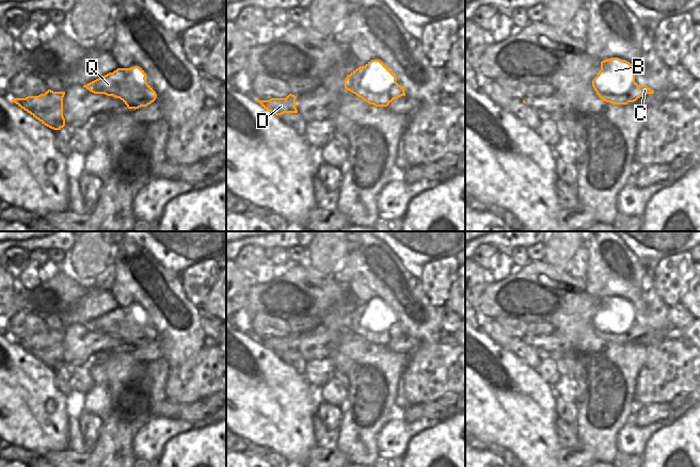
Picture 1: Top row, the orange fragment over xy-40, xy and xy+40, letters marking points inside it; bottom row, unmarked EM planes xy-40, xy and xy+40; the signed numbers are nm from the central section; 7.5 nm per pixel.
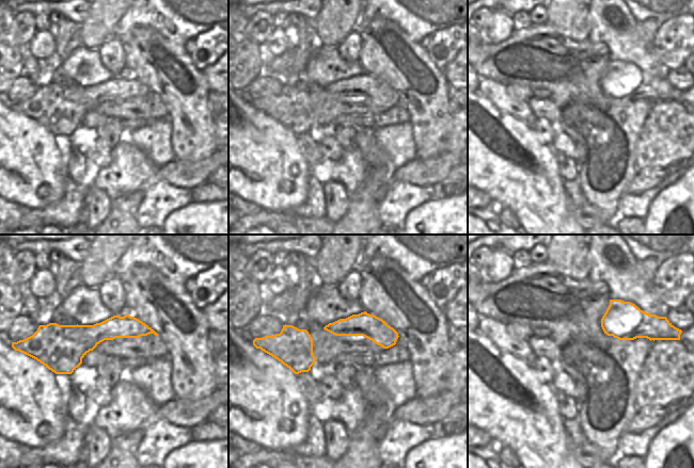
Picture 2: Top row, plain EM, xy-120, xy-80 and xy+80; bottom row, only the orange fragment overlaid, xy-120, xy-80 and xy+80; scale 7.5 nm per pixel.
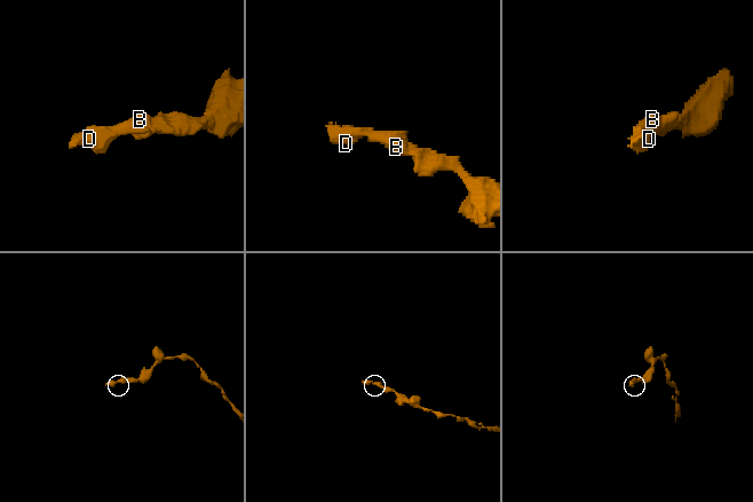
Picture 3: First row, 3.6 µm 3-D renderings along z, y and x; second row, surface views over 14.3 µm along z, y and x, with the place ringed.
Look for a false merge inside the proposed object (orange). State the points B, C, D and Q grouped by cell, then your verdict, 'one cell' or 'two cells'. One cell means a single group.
groups B C D Q; one cell

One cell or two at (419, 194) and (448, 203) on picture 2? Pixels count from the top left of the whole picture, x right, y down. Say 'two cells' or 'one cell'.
two cells

